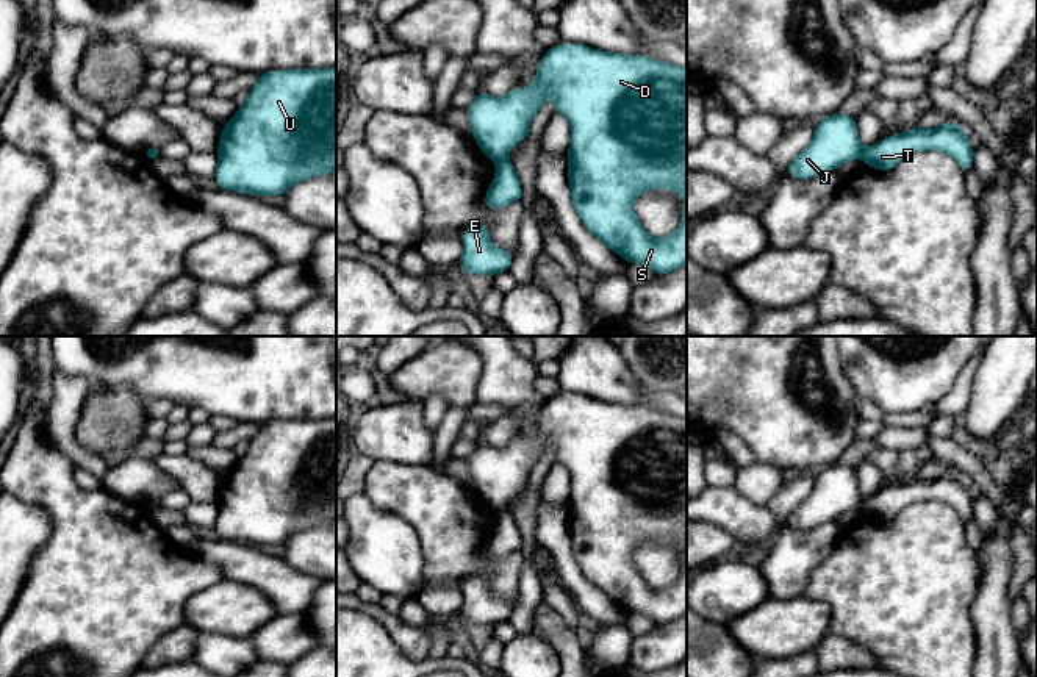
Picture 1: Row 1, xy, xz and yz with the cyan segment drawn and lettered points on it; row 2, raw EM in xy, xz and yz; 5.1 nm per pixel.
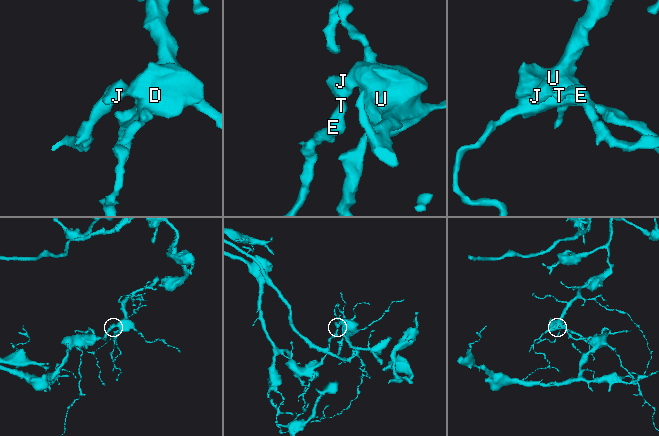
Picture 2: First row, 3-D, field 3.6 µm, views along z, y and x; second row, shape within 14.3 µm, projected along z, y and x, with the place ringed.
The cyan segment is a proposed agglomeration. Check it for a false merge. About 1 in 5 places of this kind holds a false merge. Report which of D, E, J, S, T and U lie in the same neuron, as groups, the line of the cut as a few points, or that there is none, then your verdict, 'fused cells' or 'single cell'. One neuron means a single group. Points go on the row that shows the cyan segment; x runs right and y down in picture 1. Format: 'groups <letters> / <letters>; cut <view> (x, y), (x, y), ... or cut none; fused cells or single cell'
groups D J S U / E T; cut xz (505, 158), (496, 163); fused cells

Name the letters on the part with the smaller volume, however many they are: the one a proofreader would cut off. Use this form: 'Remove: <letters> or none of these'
Remove: D, J, S, U

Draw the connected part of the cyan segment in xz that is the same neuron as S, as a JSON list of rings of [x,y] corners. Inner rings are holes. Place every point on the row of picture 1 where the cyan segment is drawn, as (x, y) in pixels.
[[[562,42],[546,50],[529,88],[518,86],[497,99],[477,92],[466,109],[474,141],[482,152],[501,163],[508,152],[530,136],[530,124],[549,94],[554,94],[554,113],[566,116],[571,128],[568,149],[568,178],[571,200],[583,227],[616,252],[629,264],[640,263],[655,275],[666,275],[687,264],[687,67],[651,59],[641,55],[619,55],[593,50],[590,45]],[[666,188],[684,200],[682,222],[668,238],[651,238],[633,213],[633,202],[649,189]]]

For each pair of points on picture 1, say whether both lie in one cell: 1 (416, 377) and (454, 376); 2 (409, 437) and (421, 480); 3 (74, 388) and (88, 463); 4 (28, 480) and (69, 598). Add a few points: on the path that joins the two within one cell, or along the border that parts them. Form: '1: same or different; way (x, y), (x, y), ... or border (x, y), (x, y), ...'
1: same; way (426, 376), (444, 376)
2: different; border (380, 462), (430, 465)
3: same; way (68, 407), (69, 444)
4: same; way (58, 508), (69, 519), (69, 568)

